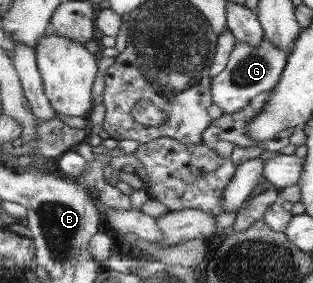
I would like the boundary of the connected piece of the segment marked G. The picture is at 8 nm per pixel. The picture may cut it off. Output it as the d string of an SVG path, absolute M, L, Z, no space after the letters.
M267 37L255 49L249 43L238 41L228 60L226 69L213 79L212 93L214 104L224 113L234 113L244 109L256 96L262 92L272 92L288 65L289 53L274 45Z

